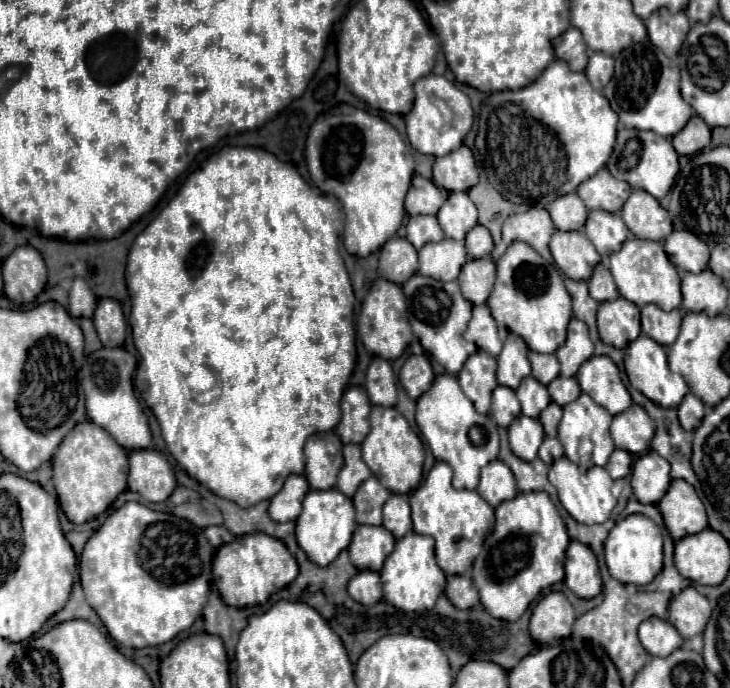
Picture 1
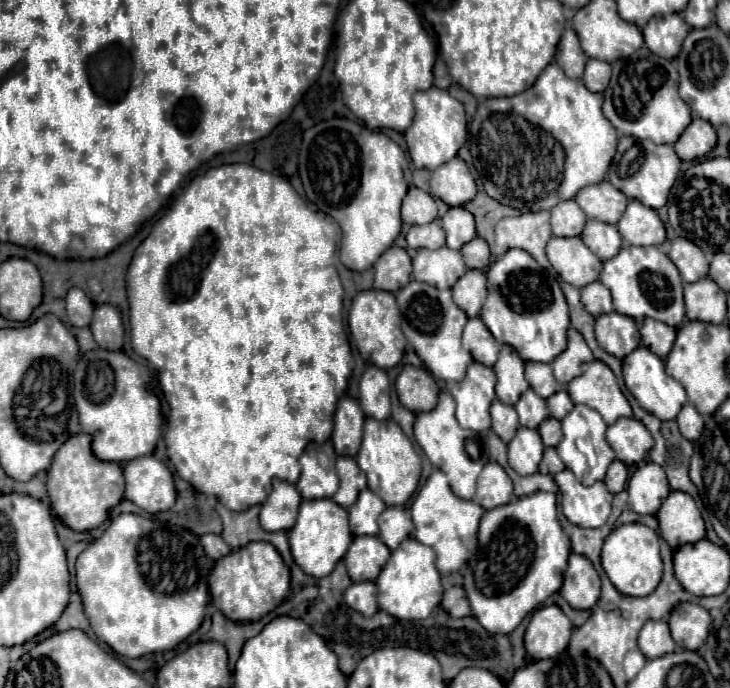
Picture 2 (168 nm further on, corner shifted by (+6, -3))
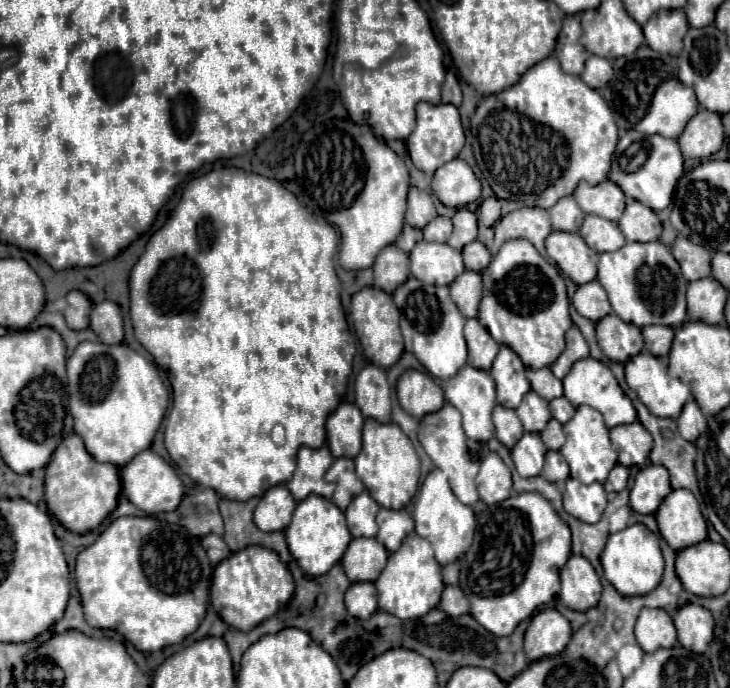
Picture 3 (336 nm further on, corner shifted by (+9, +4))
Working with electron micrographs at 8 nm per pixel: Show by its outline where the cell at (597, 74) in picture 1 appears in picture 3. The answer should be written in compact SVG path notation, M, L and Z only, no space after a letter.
M590 55L586 61L586 67L582 71L582 81L592 87L592 89L602 89L604 85L608 85L608 81L612 79L612 63L604 57L598 55Z

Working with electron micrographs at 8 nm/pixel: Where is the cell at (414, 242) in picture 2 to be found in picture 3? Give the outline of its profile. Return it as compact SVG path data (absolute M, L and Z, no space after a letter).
M436 217L426 227L422 227L422 233L424 233L426 241L444 243L452 233L452 221L448 217Z

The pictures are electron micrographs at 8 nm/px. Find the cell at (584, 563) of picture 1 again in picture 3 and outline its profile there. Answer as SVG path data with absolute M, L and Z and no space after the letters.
M572 555L564 569L560 571L562 589L558 599L574 611L586 611L588 607L594 607L600 599L602 585L600 579L590 565L586 557Z

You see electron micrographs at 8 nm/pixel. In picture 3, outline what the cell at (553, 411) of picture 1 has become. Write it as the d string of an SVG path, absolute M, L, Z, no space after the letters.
M550 419L546 429L540 433L542 441L546 443L548 449L560 449L560 445L564 445L564 433L562 433L562 423L556 419Z

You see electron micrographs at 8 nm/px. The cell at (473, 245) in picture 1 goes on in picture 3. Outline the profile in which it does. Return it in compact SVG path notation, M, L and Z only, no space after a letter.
M472 241L472 243L464 245L462 255L464 255L464 265L466 265L466 269L478 271L478 273L480 273L482 269L486 269L486 265L488 265L490 259L492 259L490 251L488 251L486 245L480 243L480 241Z

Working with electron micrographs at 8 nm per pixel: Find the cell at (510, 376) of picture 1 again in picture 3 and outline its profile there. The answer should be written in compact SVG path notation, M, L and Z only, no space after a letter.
M502 345L490 369L490 375L496 383L496 397L500 405L508 405L510 409L516 409L522 397L530 391L524 371L526 367L520 361L520 357L510 347Z

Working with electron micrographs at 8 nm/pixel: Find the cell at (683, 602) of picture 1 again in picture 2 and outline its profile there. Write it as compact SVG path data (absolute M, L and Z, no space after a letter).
M683 602L679 604L669 618L669 628L673 640L685 650L699 650L711 628L709 612L699 604Z

